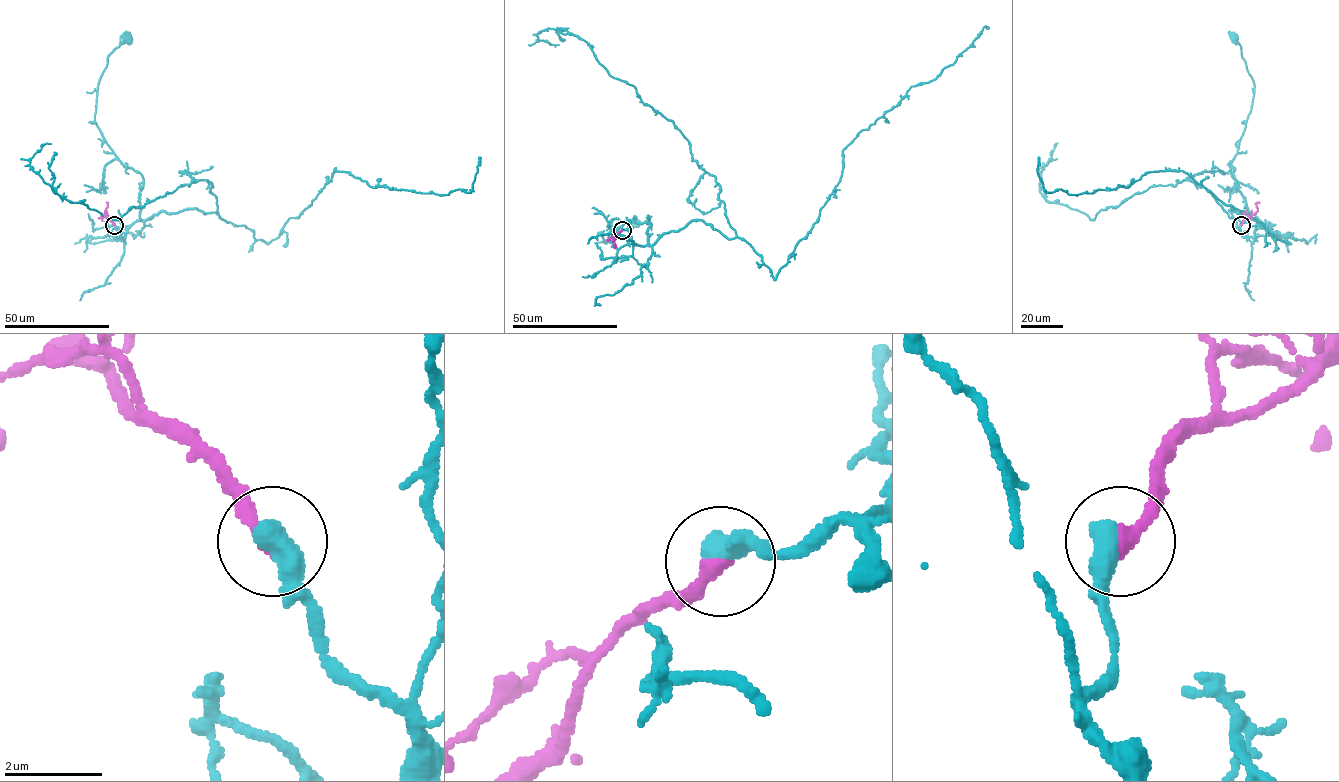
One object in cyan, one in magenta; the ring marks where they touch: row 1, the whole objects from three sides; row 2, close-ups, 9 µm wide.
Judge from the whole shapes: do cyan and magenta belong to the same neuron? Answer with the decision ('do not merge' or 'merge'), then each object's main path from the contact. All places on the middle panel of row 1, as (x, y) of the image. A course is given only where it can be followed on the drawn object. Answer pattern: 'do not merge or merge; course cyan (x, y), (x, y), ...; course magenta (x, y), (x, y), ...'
merge; course cyan (622, 229), (628, 228), (633, 243), (645, 246), (647, 222), (628, 221), (603, 235), (604, 241), (636, 223); course magenta (622, 230), (613, 241), (614, 248)

